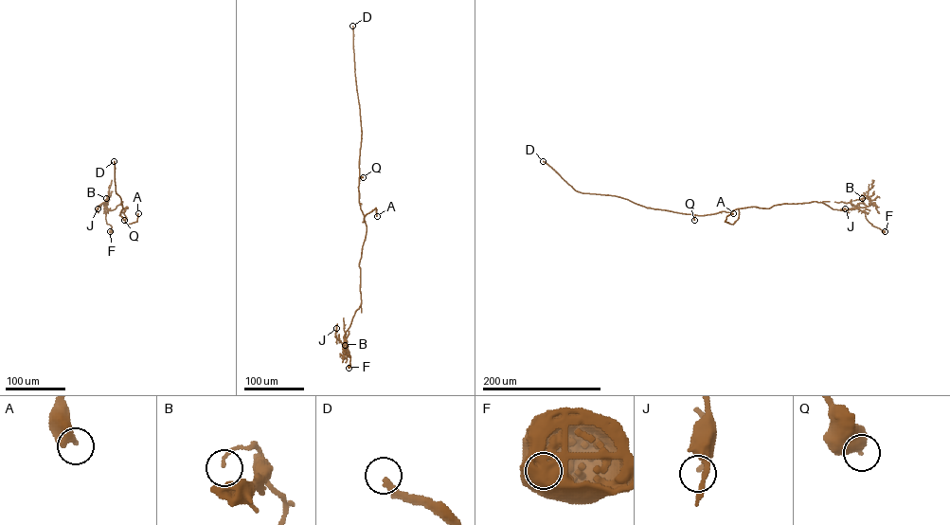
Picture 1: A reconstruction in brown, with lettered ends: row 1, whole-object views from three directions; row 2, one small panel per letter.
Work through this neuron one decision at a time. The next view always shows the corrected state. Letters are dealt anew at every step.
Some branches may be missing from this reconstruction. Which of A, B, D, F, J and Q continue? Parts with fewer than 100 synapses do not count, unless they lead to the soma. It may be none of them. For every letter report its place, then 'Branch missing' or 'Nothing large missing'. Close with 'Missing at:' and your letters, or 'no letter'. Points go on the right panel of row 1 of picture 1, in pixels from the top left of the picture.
A: Place: (733, 213). Nothing large missing
B: Place: (862, 198). Nothing large missing
D: Place: (543, 161). Branch missing
F: Place: (885, 231). Nothing large missing
J: Place: (845, 208). Nothing large missing
Q: Place: (694, 220). Nothing large missing
Missing at: D

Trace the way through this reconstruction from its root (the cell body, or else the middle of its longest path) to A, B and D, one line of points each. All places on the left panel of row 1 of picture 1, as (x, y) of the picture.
A: (121, 211), (125, 208), (126, 224), (136, 222), (138, 213)
B: (121, 211), (128, 208), (123, 208), (122, 201), (115, 209), (107, 209), (104, 207), (106, 198)
D: (121, 211), (123, 208), (116, 191), (114, 161)

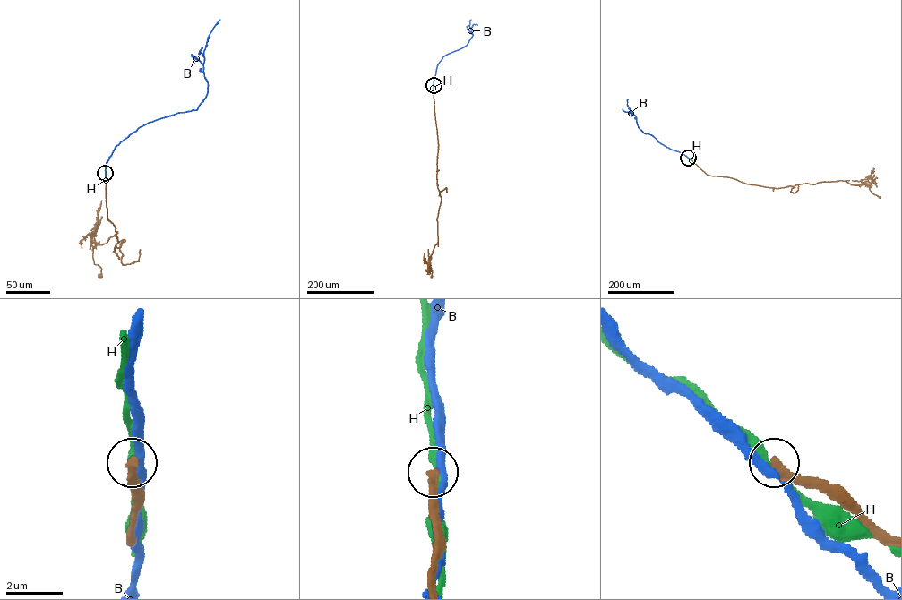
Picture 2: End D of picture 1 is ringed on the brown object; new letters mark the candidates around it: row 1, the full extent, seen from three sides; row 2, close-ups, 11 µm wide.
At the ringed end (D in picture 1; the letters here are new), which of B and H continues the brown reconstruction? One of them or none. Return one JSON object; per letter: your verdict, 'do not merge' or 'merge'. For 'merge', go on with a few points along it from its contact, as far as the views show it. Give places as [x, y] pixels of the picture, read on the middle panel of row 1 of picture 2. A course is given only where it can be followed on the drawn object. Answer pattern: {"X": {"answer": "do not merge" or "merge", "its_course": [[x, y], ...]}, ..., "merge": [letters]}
{"B": {"answer": "do not merge"}, "H": {"answer": "do not merge"}, "merge": []}

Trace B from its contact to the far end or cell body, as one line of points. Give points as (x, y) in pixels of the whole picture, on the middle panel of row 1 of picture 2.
B: (433, 85), (437, 66), (442, 57), (466, 46), (472, 35), (472, 25), (477, 25)

